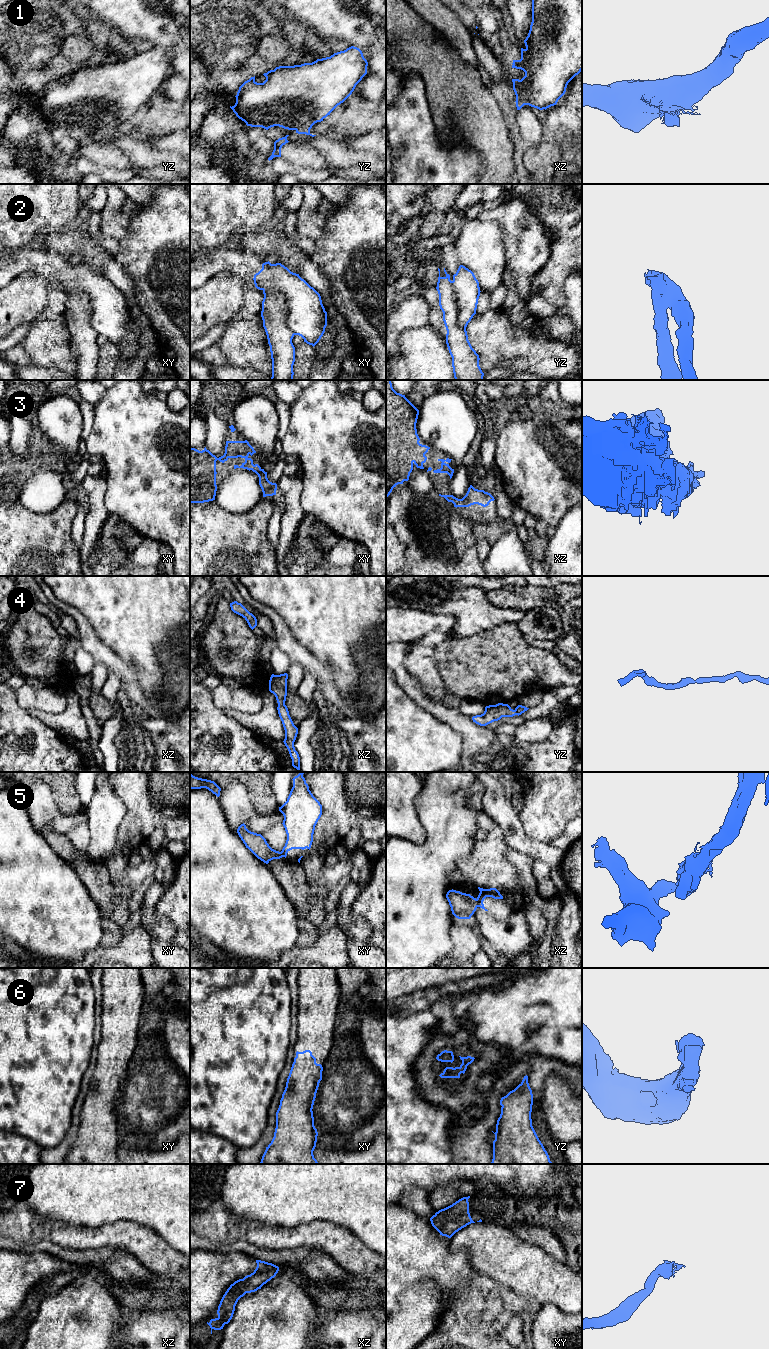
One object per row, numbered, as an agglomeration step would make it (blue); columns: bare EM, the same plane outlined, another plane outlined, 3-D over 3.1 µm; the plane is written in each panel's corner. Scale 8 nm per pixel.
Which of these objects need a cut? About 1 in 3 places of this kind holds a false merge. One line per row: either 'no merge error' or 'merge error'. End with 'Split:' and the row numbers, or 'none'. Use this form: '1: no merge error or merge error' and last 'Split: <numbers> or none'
1: merge error
2: merge error
3: no merge error
4: no merge error
5: merge error
6: no merge error
7: no merge error
Split: 1, 2, 5

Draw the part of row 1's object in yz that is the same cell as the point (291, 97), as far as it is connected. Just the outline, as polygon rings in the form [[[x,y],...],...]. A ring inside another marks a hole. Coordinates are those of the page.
[[[354,46],[312,63],[279,66],[263,75],[266,80],[257,83],[255,76],[245,81],[237,92],[236,103],[230,106],[247,126],[268,130],[279,126],[297,130],[314,119],[324,119],[354,91],[367,74],[368,62],[362,51]]]

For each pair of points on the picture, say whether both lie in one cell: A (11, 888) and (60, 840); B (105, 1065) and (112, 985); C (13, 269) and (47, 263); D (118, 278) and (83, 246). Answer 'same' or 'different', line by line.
A: different
B: same
C: same
D: same

